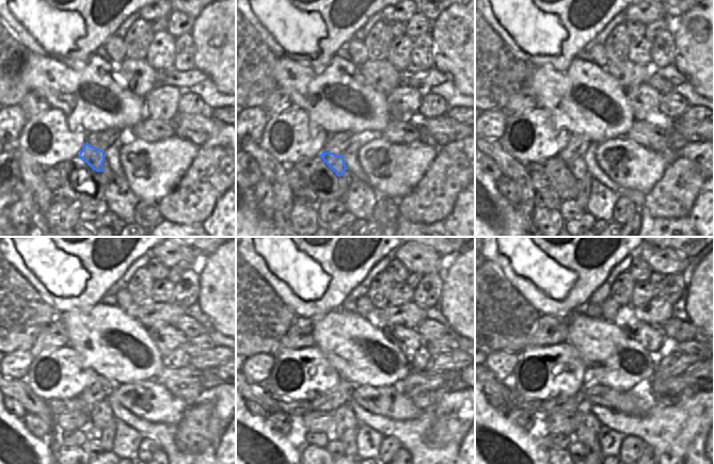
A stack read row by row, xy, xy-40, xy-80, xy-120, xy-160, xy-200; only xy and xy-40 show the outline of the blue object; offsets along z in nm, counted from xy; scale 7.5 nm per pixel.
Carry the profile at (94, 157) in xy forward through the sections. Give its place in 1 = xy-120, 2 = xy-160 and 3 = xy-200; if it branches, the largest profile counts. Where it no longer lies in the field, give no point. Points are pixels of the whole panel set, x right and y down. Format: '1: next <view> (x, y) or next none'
1: next xy-120 (100, 414)
2: next xy-160 (346, 422)
3: next xy-200 (588, 429)

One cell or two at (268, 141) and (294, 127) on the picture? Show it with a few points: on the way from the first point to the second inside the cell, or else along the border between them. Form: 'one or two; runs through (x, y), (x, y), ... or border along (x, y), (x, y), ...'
one; runs through (271, 134), (274, 134), (286, 123)

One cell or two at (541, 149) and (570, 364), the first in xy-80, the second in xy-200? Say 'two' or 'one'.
one

